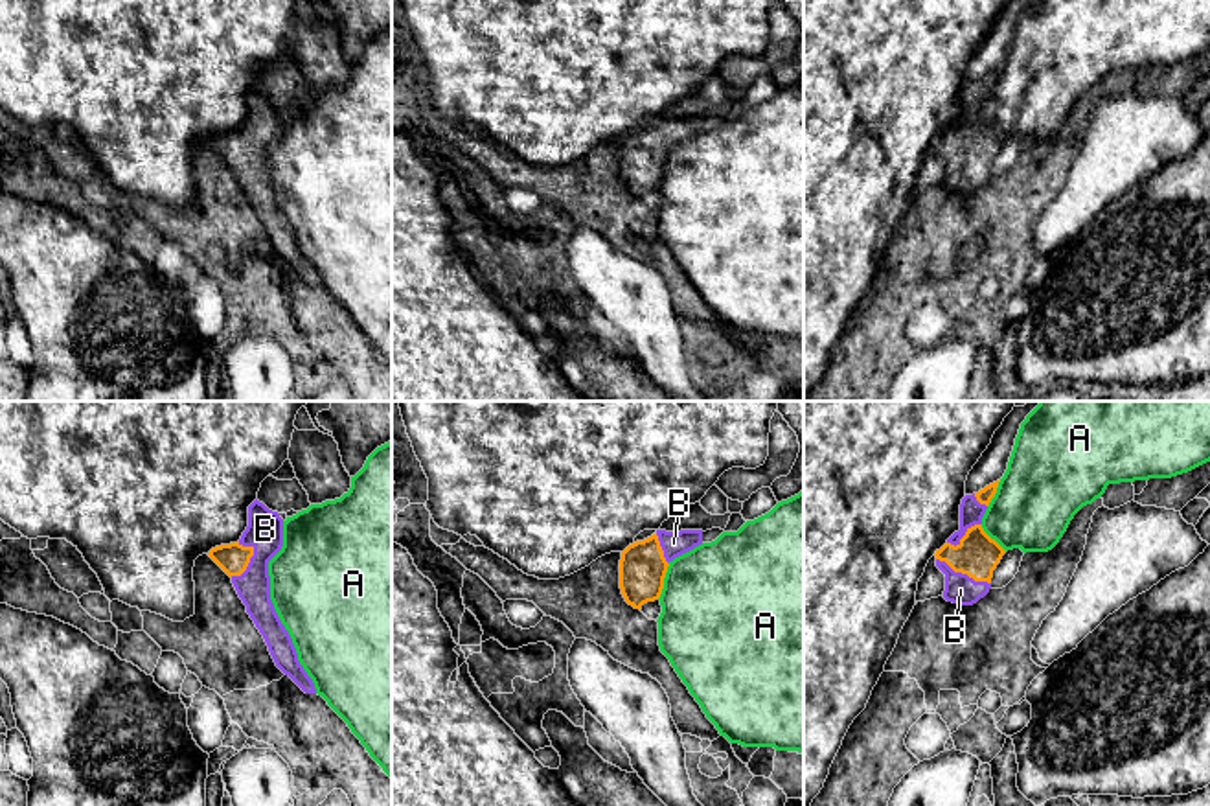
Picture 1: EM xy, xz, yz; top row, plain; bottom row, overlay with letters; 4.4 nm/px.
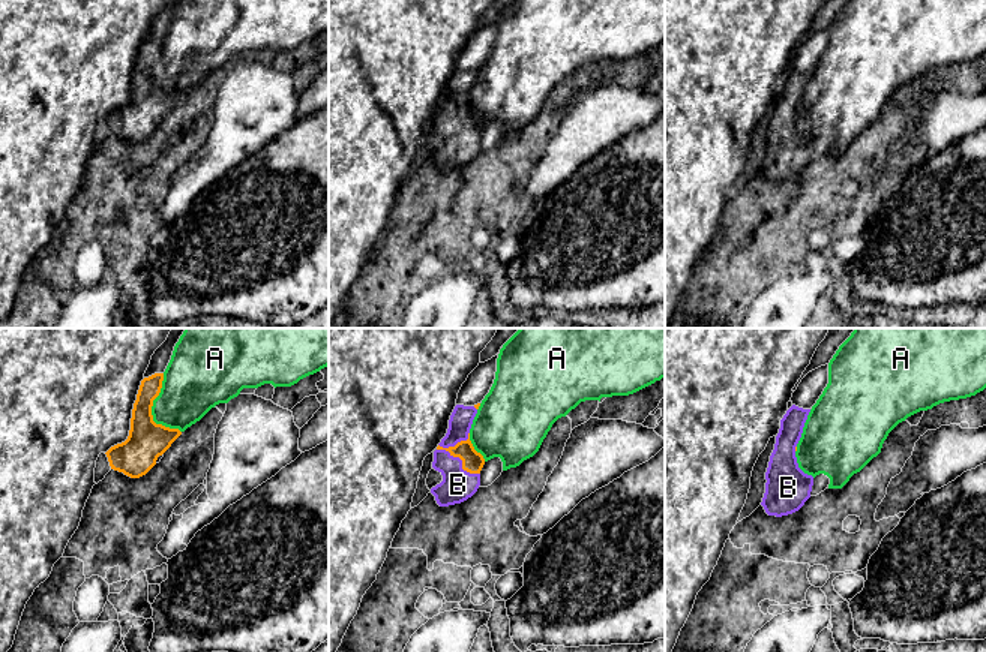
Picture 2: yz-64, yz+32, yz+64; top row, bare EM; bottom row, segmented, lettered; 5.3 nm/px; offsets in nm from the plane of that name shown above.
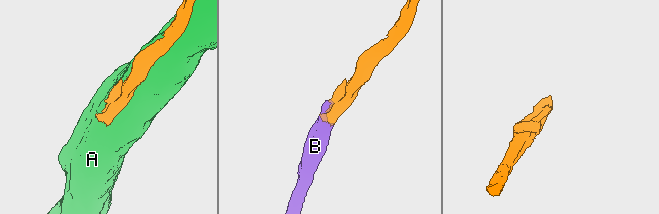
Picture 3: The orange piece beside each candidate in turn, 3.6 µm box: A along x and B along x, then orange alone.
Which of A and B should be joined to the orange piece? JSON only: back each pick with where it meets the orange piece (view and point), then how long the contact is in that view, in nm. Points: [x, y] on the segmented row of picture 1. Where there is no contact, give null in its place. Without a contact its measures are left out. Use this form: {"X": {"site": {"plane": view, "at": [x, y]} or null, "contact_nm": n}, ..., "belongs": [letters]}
{"B": {"site": {"plane": "xy", "at": [247, 565]}, "contact_nm": 170}, "belongs": ["B"]}

